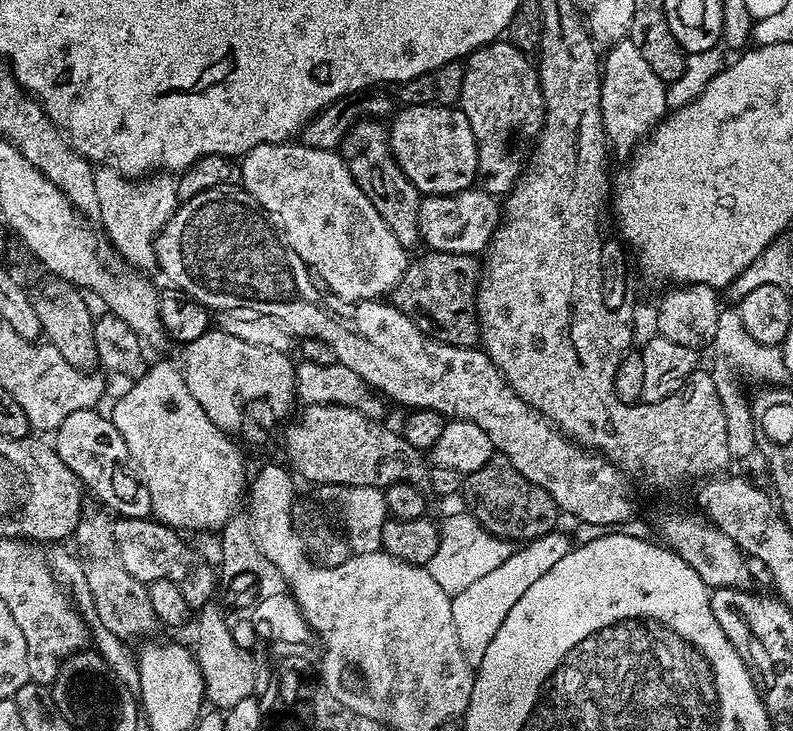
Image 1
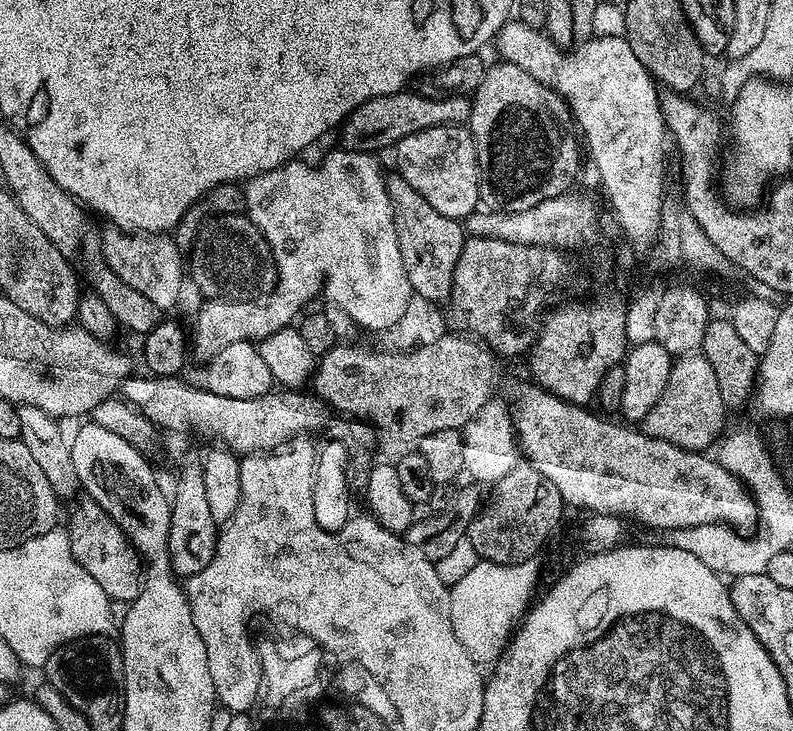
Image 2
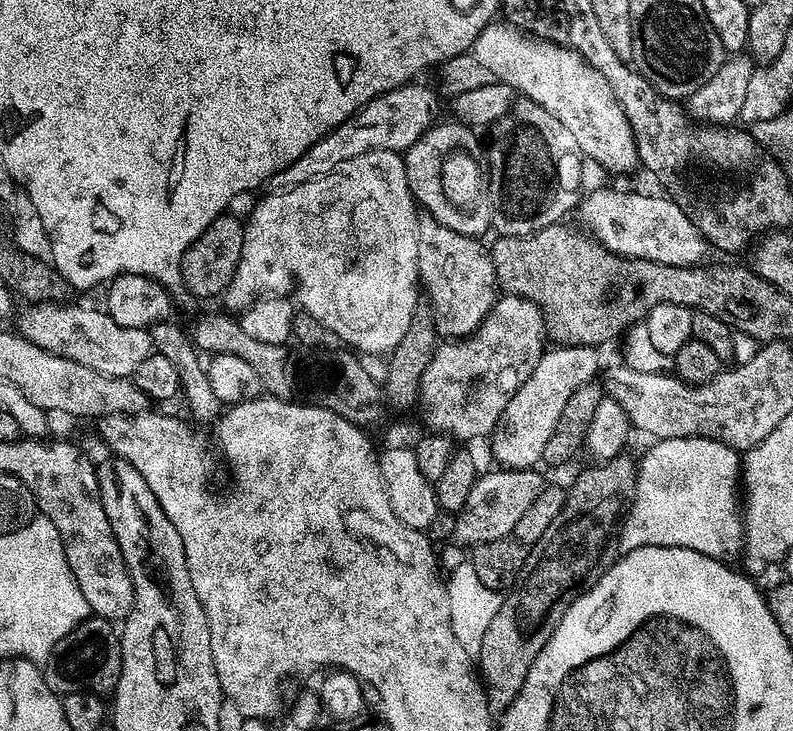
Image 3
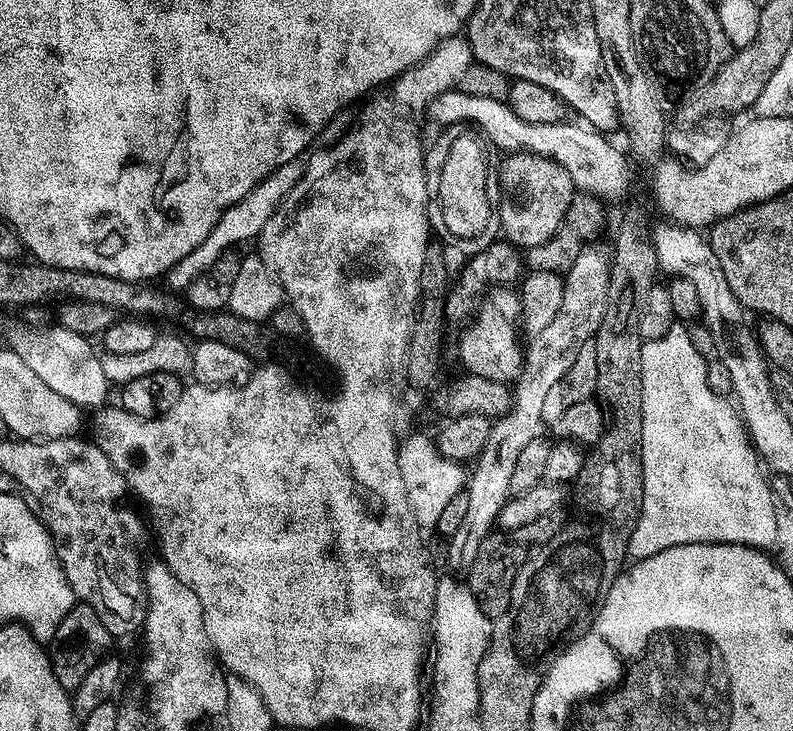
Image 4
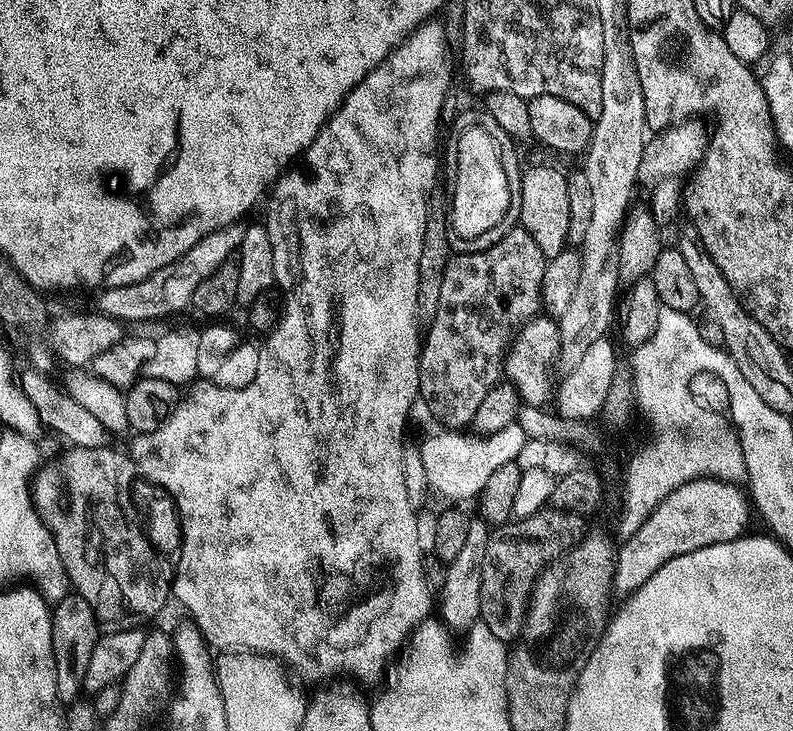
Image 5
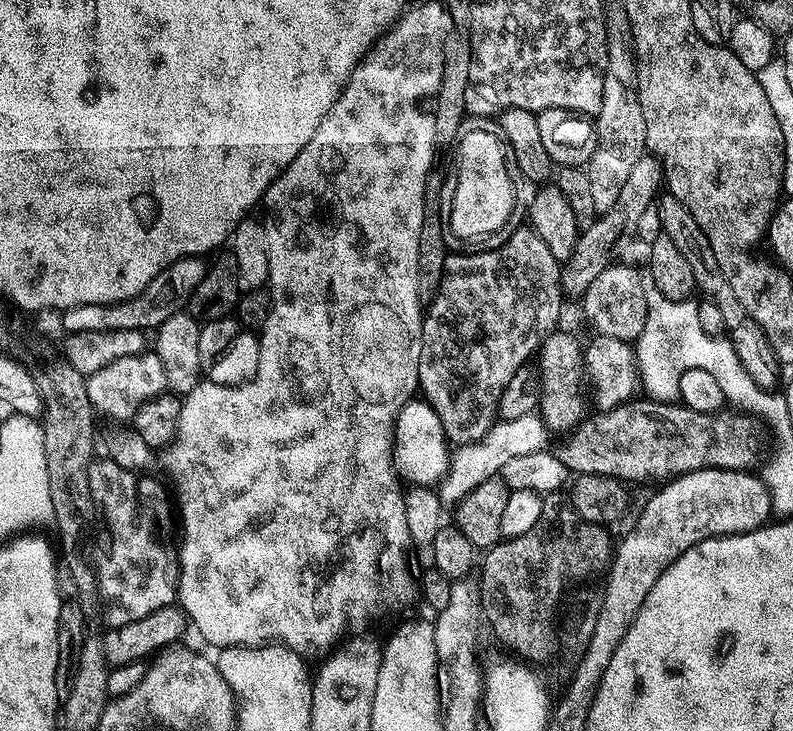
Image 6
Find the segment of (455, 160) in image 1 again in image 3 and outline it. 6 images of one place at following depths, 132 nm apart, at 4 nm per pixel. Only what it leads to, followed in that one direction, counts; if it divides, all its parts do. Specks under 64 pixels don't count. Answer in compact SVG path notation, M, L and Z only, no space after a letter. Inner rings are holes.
M437 122L431 125L420 135L418 142L414 142L414 146L406 149L403 157L406 178L412 191L413 200L427 215L433 216L442 226L459 229L462 222L458 218L454 218L452 208L446 198L446 190L442 190L442 166L448 161L448 157L456 152L479 153L480 140L476 137L479 135L468 125L459 122L451 123Z

